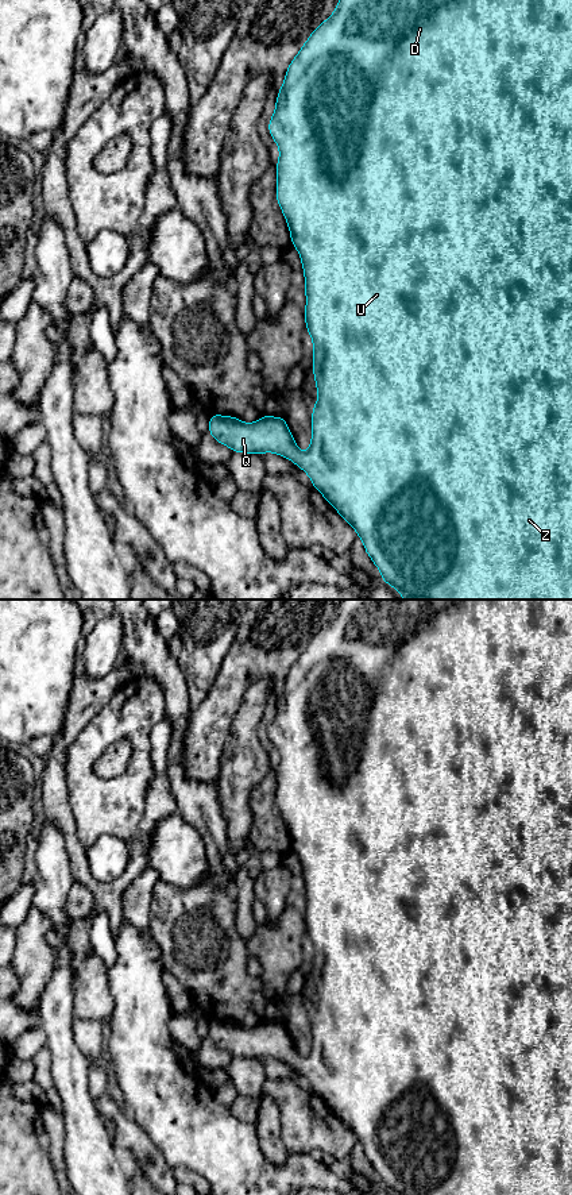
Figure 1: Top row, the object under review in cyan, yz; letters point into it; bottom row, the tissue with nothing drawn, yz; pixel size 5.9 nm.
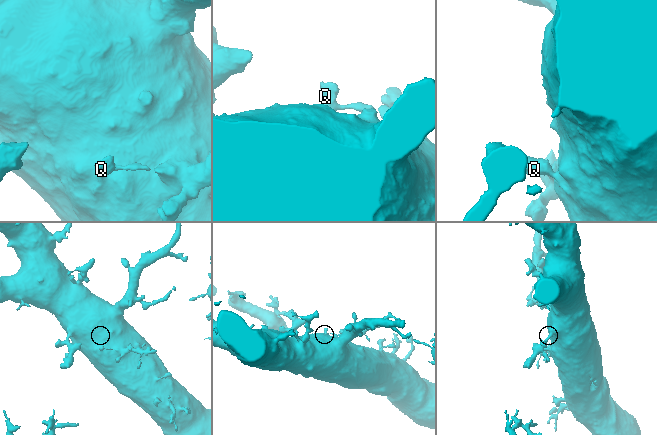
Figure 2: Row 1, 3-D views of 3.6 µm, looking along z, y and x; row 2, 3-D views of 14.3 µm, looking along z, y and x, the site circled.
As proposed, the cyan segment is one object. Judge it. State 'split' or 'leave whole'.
leave whole

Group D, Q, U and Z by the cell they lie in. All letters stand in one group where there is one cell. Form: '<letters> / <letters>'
D Q U Z

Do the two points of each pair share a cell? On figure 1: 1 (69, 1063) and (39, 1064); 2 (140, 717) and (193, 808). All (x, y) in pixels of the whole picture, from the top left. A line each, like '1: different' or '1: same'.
1: different
2: different

